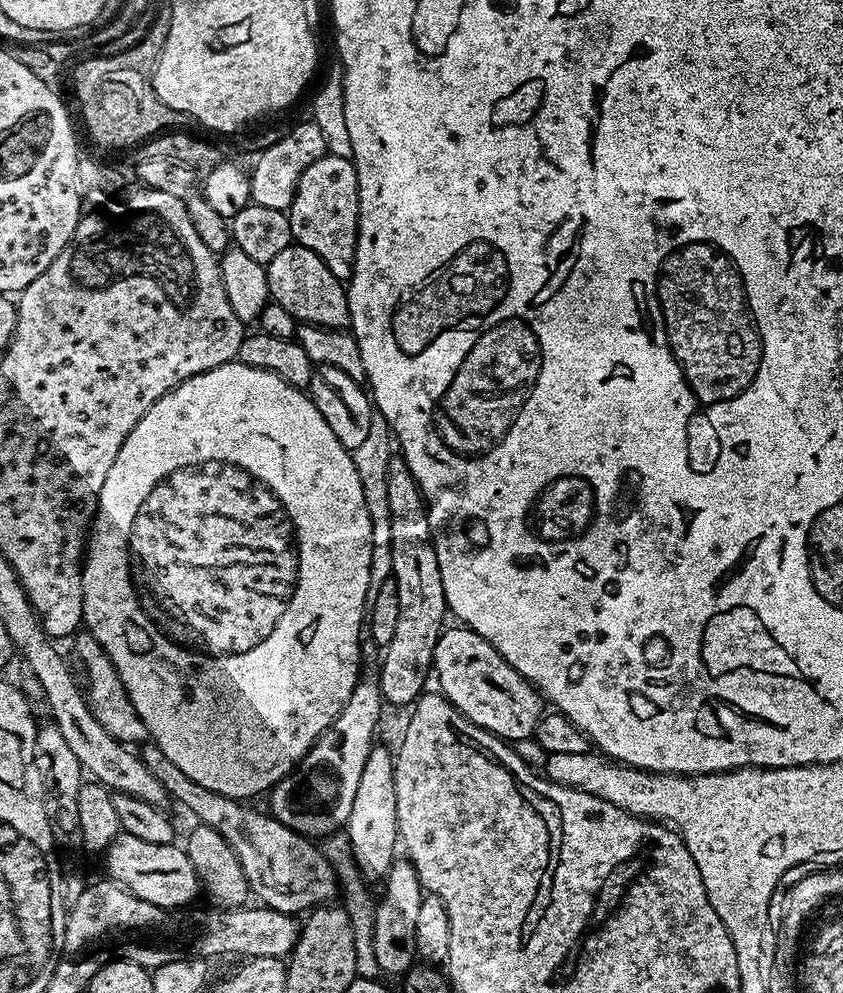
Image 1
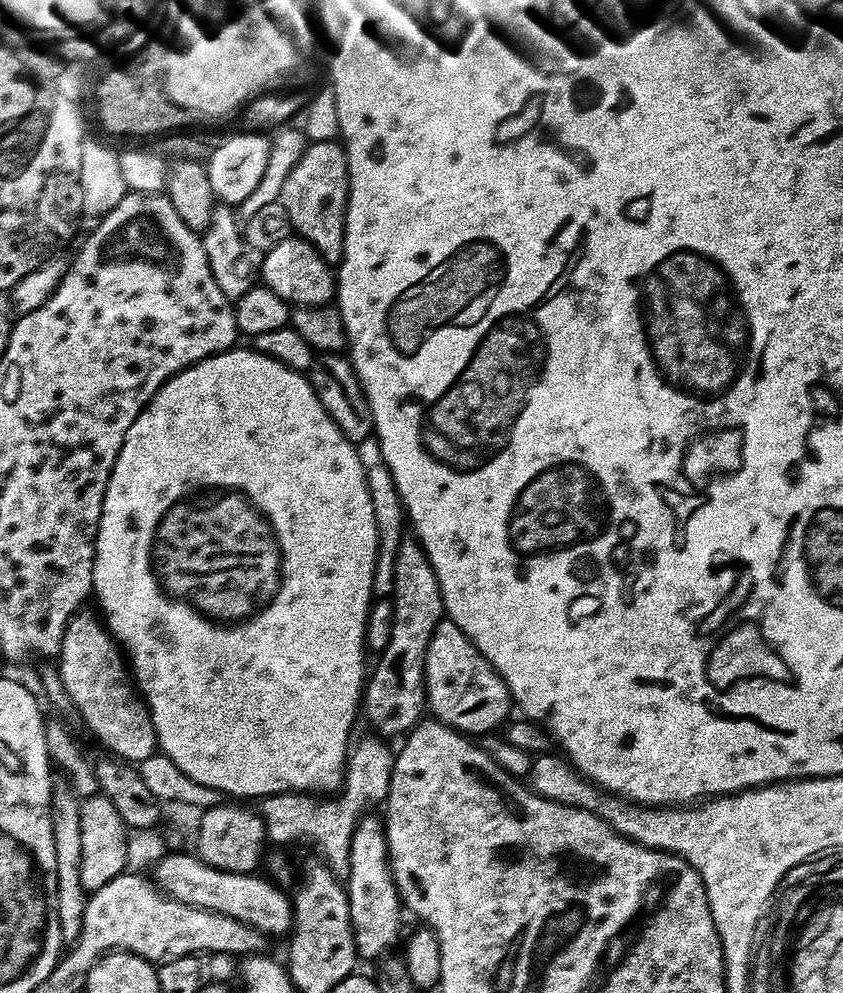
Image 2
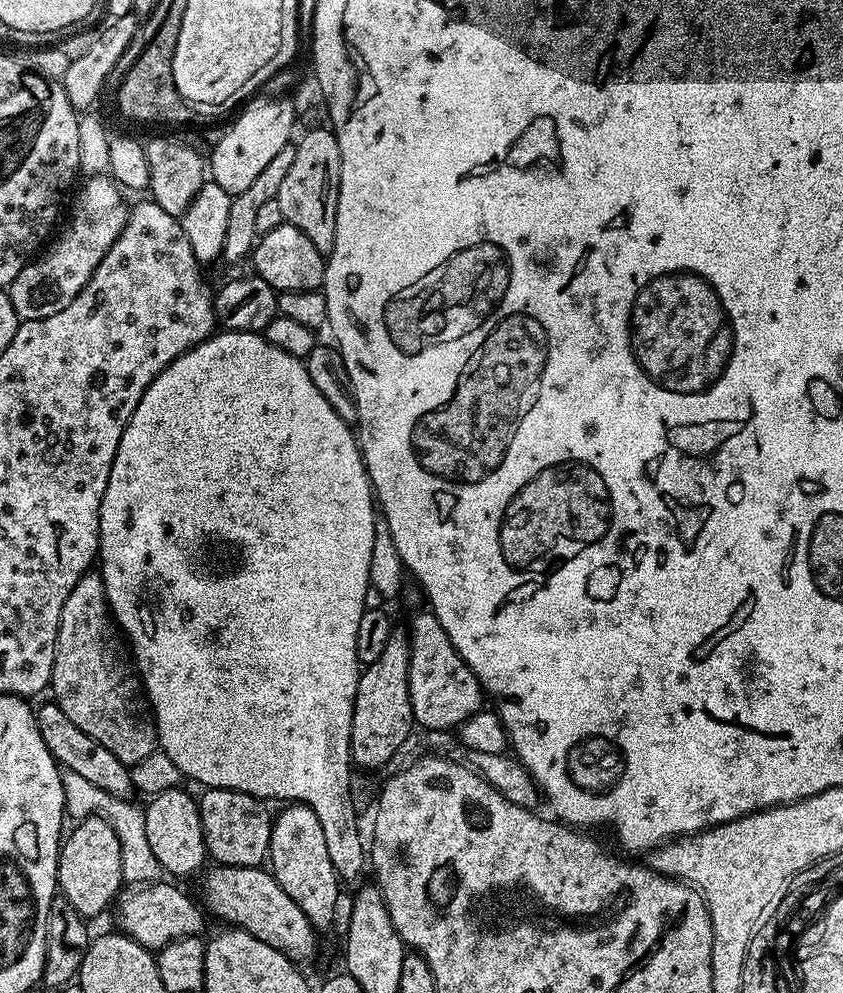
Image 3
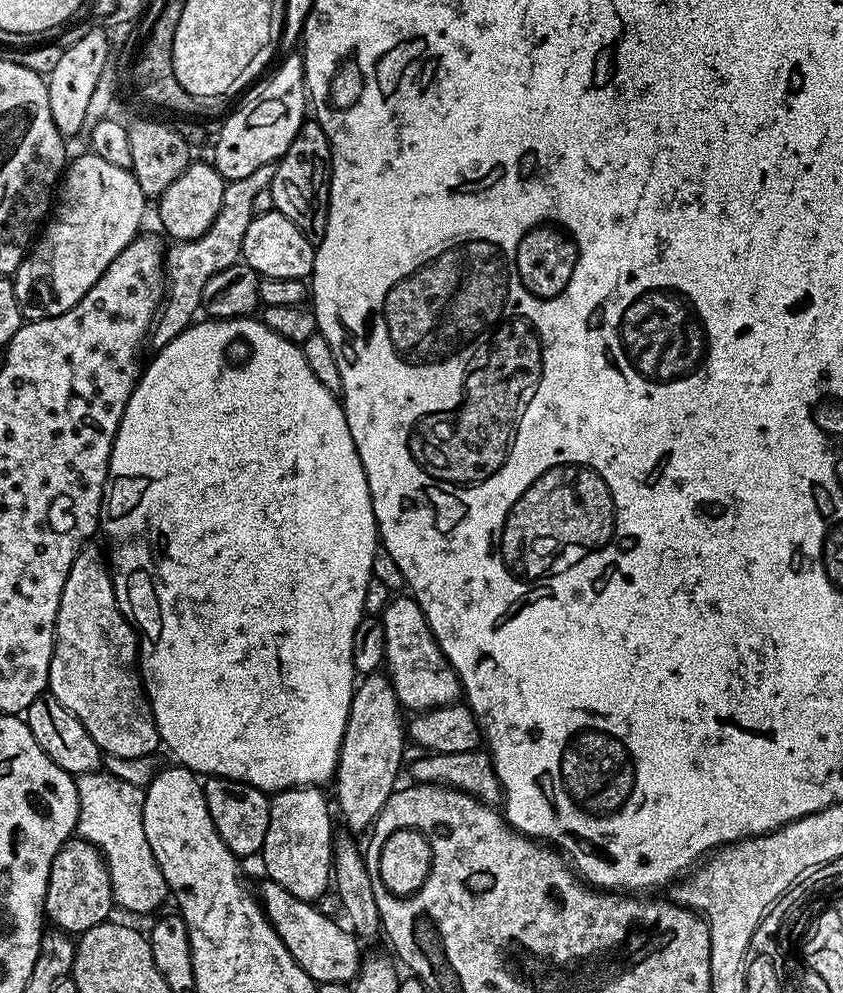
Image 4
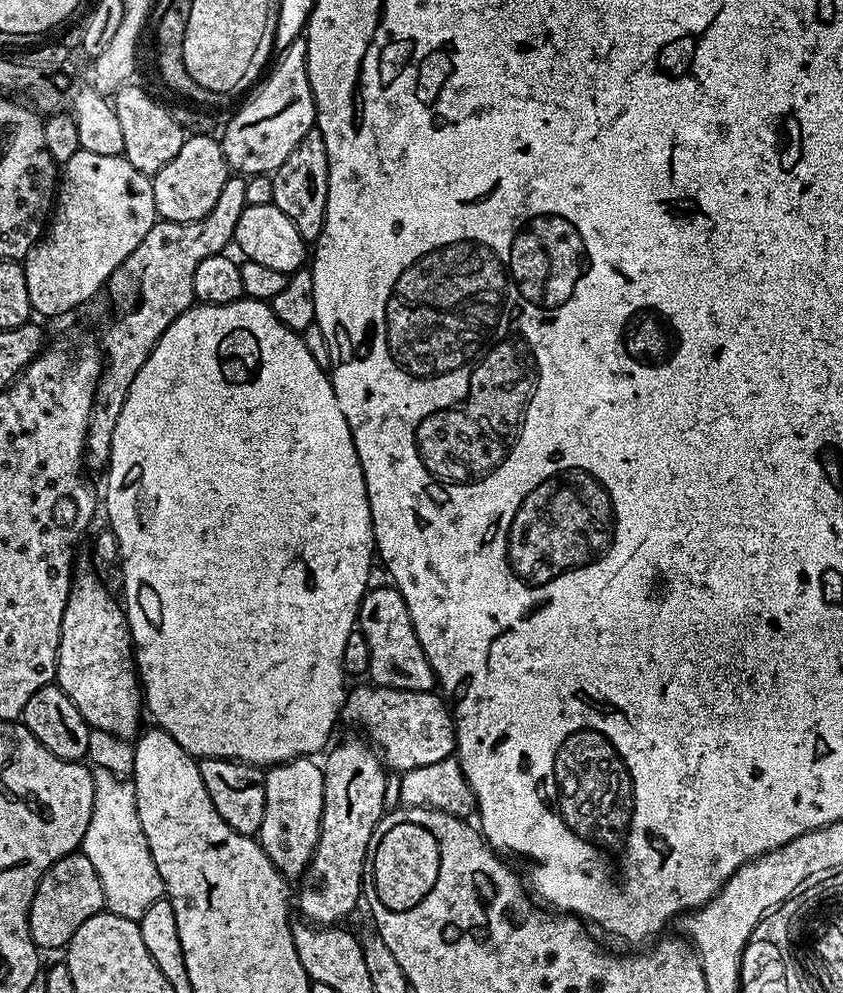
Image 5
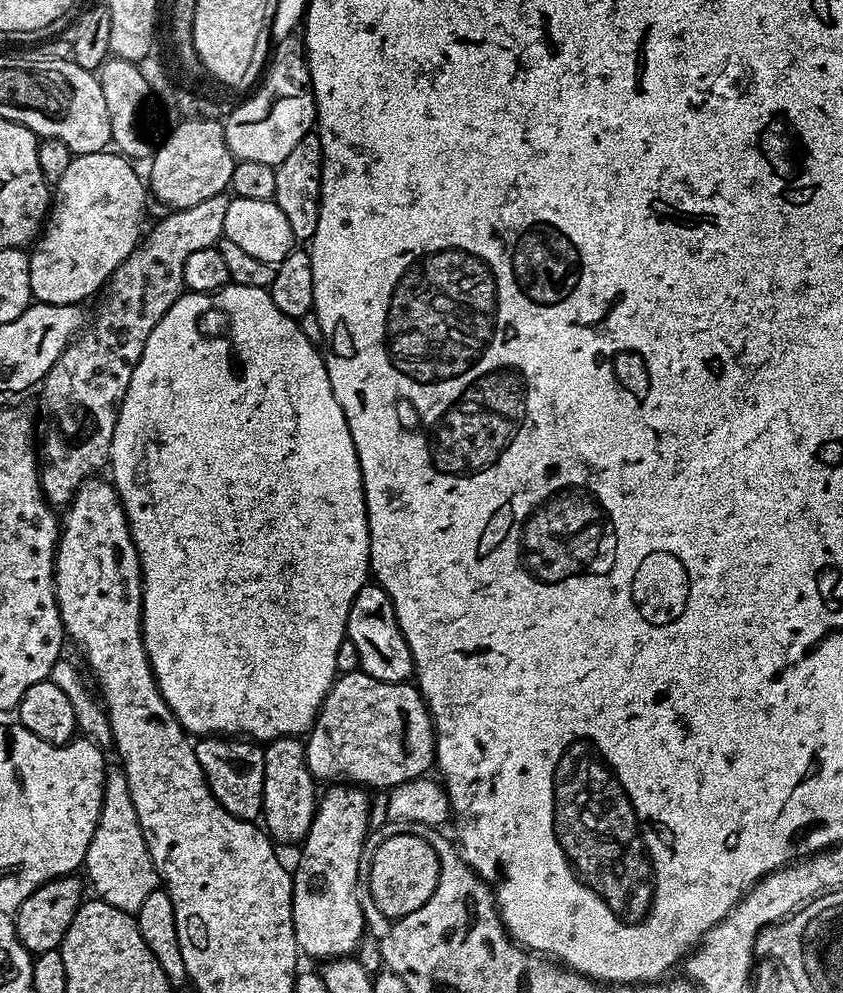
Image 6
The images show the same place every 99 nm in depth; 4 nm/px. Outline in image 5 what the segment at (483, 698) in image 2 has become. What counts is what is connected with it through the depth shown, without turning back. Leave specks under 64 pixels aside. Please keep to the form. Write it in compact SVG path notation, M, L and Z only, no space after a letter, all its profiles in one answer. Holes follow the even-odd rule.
M395 586L376 588L365 592L364 600L360 603L358 631L365 636L369 644L369 668L367 675L372 676L371 683L381 688L397 688L407 692L431 692L437 687L436 672L430 666L422 646L418 642L418 634L414 634L414 626L410 622L410 610Z

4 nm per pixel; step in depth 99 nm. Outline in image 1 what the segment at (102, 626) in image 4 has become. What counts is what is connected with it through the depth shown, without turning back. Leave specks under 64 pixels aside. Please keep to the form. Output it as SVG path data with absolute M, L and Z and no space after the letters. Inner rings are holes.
M89 632L77 633L73 642L86 678L86 682L84 681L85 699L98 722L101 722L103 728L112 737L126 746L138 746L145 743L149 739L148 727L142 722L138 712L134 710L125 684L118 676L116 667L110 662L109 656L102 650L101 644Z

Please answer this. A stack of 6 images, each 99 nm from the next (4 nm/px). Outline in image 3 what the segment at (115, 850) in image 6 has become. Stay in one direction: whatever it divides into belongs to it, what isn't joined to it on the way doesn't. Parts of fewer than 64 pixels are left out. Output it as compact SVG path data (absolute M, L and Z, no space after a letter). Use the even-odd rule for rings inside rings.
M69 768L60 769L62 778L62 790L64 791L64 810L69 817L73 816L73 821L79 822L88 816L101 815L114 826L114 834L118 834L118 842L122 846L122 874L125 881L132 886L143 886L159 881L162 876L162 869L158 858L154 858L154 850L150 850L150 841L146 838L146 814L141 805L135 804L135 799L115 796L106 790L100 790L94 786L94 782L89 782L86 778L81 778L74 770Z

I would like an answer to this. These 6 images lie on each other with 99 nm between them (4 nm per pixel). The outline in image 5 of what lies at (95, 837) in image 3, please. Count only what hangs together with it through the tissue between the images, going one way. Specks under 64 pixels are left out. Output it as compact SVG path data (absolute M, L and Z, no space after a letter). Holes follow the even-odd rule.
M77 850L58 858L42 874L42 878L36 887L34 898L28 907L28 929L32 935L32 943L37 949L60 948L63 949L74 938L74 933L78 931L78 926L86 922L86 918L94 918L94 914L105 911L104 895L102 894L102 882L98 882L98 873L94 871L94 865L90 858L84 856L83 851Z

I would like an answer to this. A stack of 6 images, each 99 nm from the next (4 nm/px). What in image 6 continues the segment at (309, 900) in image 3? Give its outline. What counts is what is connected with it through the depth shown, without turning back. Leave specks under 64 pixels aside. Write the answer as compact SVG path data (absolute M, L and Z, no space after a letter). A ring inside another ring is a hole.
M281 736L279 740L271 741L271 743L264 748L264 811L262 813L262 824L268 835L272 837L273 841L281 842L280 840L285 840L286 843L292 844L295 842L295 840L296 843L303 841L304 837L308 835L308 831L312 825L312 817L316 815L316 810L318 807L318 791L316 792L316 788L314 785L312 785L312 783L314 783L314 777L312 773L308 771L306 748L299 739L290 736Z

